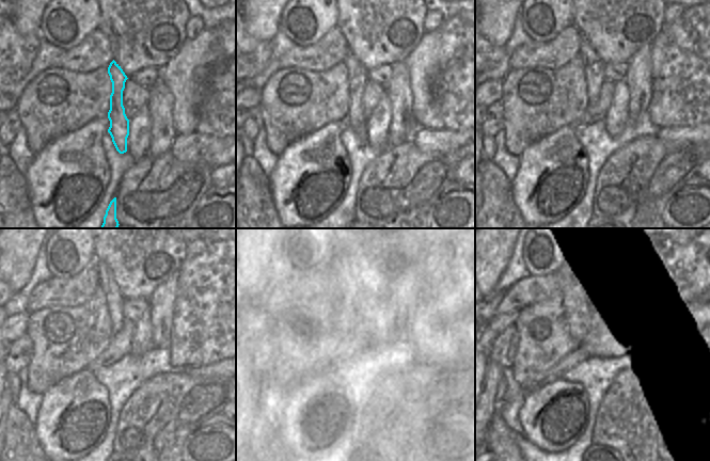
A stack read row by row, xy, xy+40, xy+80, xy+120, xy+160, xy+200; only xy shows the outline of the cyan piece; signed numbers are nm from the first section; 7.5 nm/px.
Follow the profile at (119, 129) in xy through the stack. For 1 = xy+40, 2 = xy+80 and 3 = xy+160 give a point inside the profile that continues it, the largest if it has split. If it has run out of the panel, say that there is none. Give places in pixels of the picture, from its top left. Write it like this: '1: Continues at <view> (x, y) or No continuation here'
1: Continues at xy+40 (358, 76)
2: Continues at xy+80 (593, 65)
3: Continues at xy+160 (347, 284).

